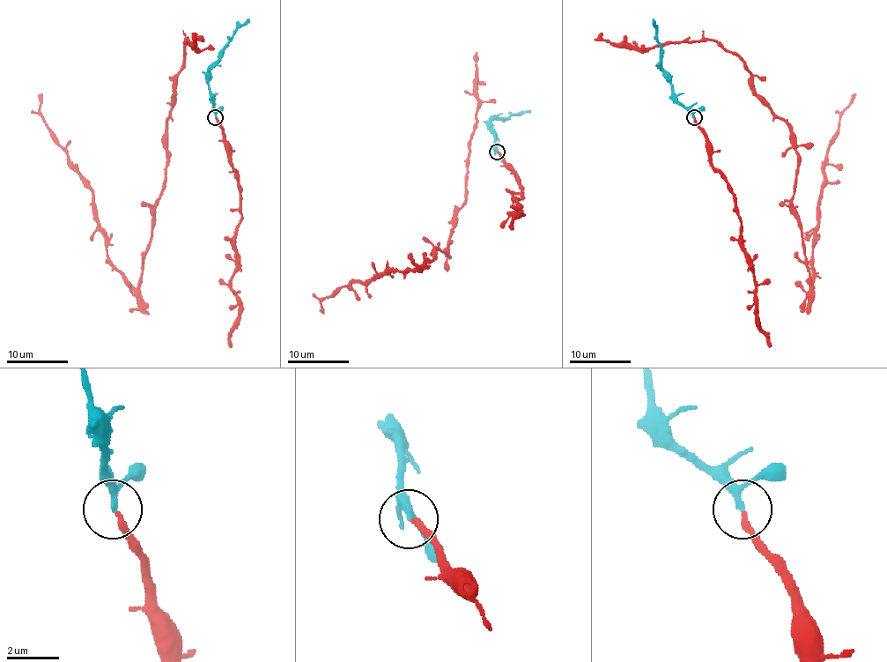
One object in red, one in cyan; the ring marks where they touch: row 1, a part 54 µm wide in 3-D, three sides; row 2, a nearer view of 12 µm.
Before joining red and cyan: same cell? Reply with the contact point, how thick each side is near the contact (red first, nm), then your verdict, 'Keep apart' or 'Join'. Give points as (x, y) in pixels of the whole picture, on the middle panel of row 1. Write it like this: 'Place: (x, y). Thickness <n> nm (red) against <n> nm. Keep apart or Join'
Place: (497, 152). Thickness 240 nm (red) against 190 nm. Join

